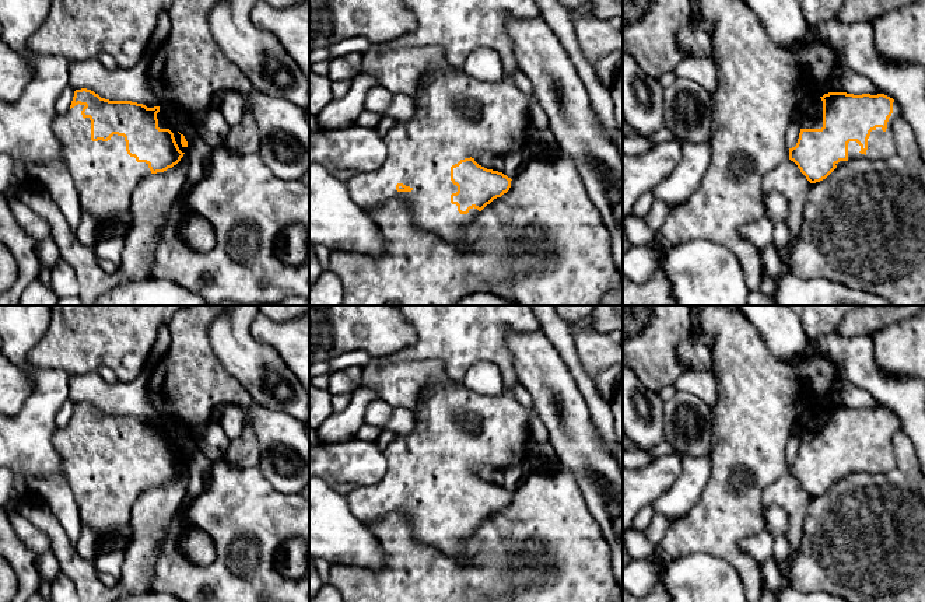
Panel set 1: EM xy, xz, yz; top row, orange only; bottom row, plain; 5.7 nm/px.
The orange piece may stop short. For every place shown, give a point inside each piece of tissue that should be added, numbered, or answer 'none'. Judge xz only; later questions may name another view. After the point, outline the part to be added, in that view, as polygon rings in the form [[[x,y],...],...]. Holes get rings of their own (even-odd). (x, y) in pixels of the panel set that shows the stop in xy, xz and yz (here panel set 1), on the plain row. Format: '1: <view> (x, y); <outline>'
1: xz (456, 429); [[[452,381],[430,386],[413,412],[416,430],[396,435],[383,451],[383,479],[375,486],[351,491],[347,503],[351,514],[362,522],[381,519],[390,512],[404,512],[411,519],[417,542],[434,546],[459,561],[467,561],[469,538],[479,524],[473,521],[467,528],[460,528],[458,519],[451,517],[451,508],[458,505],[451,494],[451,480],[470,472],[476,465],[502,470],[526,465],[532,451],[529,409],[507,391],[498,396],[487,396]]]

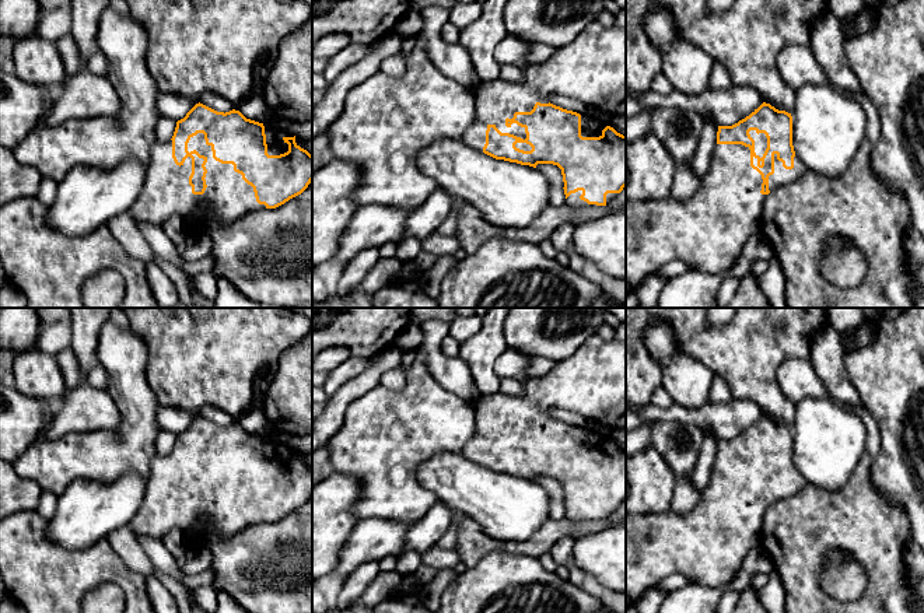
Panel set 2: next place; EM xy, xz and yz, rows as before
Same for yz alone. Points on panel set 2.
1: yz (709, 545); [[[715,458],[708,486],[687,514],[631,515],[626,511],[626,606],[664,578],[679,574],[710,588],[735,578],[746,554],[760,546],[763,519],[762,488],[750,480],[750,463],[742,458]]]

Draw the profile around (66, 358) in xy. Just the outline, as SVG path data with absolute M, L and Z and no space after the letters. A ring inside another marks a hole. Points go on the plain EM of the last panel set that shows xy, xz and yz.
M71 347L57 353L56 360L63 374L67 390L83 383L81 369Z

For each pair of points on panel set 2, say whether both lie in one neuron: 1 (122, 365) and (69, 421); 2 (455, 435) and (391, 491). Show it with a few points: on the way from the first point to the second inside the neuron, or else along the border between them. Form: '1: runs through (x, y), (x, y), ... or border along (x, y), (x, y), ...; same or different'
1: border along (105, 388), (121, 419); different
2: runs through (436, 435), (396, 472); same

